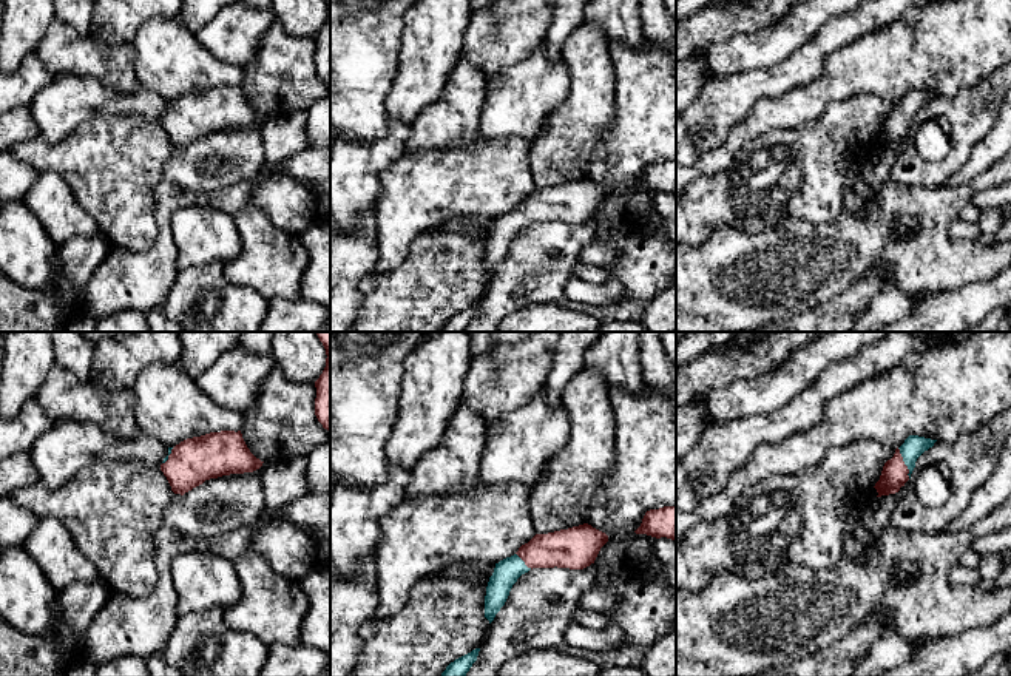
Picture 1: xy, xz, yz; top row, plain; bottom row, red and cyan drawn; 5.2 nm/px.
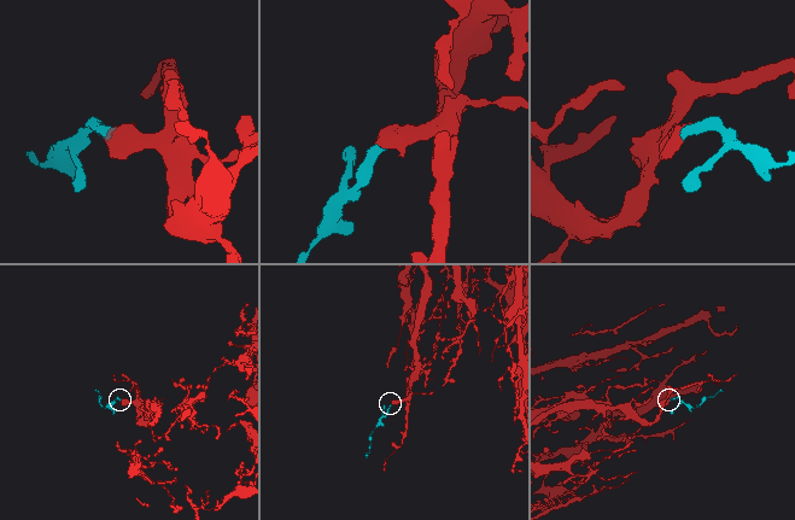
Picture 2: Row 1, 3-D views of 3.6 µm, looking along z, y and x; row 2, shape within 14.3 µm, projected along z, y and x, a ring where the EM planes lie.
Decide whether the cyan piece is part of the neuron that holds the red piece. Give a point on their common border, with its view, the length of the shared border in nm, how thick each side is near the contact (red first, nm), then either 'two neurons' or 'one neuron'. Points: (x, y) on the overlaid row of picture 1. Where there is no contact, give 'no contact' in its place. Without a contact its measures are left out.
yz (903, 463) | 170 nm | 140/110 nm | one neuron

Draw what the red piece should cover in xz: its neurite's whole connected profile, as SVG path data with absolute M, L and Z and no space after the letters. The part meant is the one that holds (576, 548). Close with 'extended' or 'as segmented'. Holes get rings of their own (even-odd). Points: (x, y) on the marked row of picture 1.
M588 523L548 534L536 534L519 551L495 563L485 596L485 617L489 624L505 605L517 579L533 568L583 570L594 563L608 536Z; extended

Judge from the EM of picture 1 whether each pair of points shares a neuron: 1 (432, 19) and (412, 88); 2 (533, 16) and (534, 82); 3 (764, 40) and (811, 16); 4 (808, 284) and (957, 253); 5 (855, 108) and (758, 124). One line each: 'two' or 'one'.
1: one
2: two
3: one
4: one
5: two

